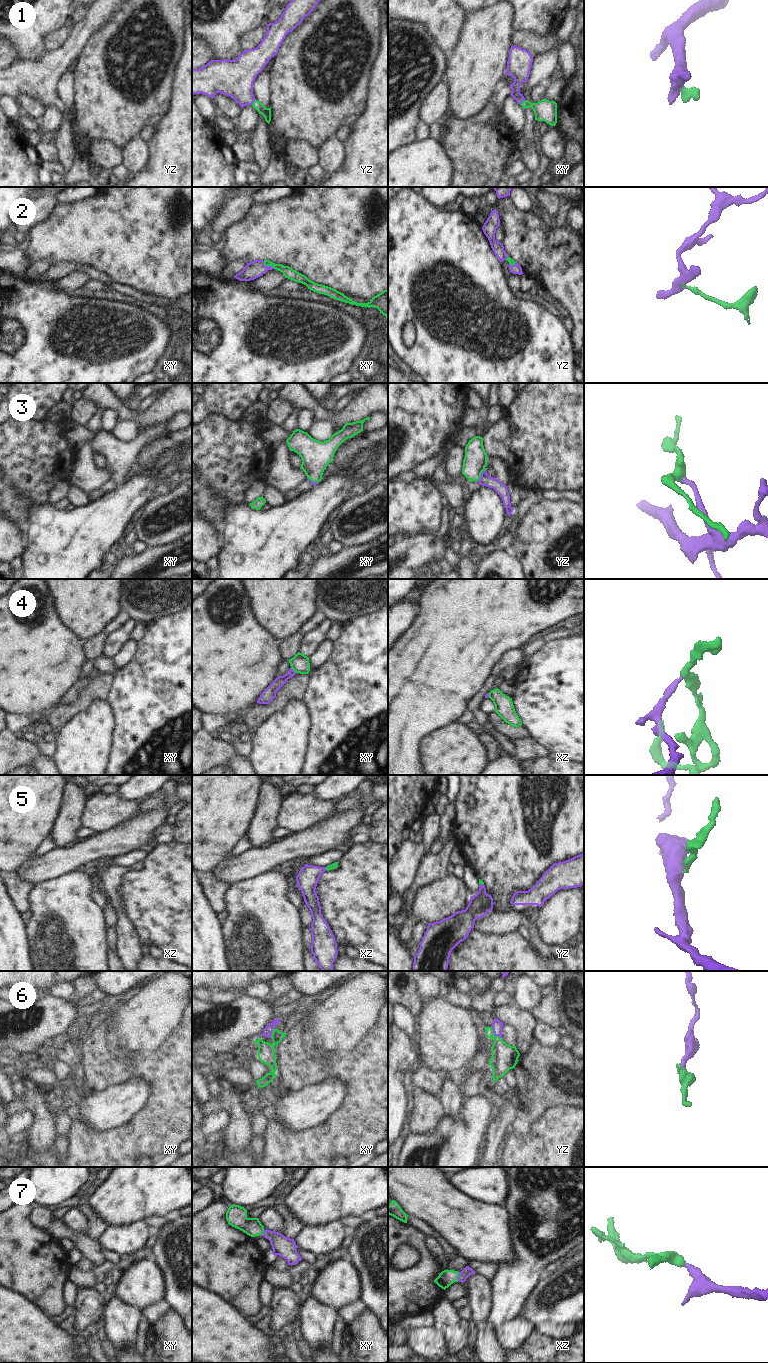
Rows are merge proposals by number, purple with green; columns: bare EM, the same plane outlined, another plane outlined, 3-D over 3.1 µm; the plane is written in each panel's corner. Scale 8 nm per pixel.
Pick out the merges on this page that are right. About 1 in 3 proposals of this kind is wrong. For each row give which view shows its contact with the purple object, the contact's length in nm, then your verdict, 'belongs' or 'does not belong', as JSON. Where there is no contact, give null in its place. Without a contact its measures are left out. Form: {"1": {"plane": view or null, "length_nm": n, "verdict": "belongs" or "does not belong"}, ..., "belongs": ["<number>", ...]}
{"1": {"plane": "yz", "length_nm": 60, "verdict": "belongs"}, "2": {"plane": "xy", "length_nm": 110, "verdict": "belongs"}, "3": {"plane": "yz", "length_nm": 110, "verdict": "belongs"}, "4": {"plane": "xy", "length_nm": 60, "verdict": "does not belong"}, "5": {"plane": "xz", "length_nm": 30, "verdict": "belongs"}, "6": {"plane": "yz", "length_nm": 130, "verdict": "belongs"}, "7": {"plane": "xz", "length_nm": 70, "verdict": "belongs"}, "belongs": ["1", "2", "3", "5", "6", "7"]}

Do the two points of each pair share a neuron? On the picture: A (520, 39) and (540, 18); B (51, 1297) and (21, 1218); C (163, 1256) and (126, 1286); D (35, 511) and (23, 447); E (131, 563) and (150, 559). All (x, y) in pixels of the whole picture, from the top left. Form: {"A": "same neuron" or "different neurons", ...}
{"A": "different neurons", "B": "same neuron", "C": "different neurons", "D": "different neurons", "E": "same neuron"}

